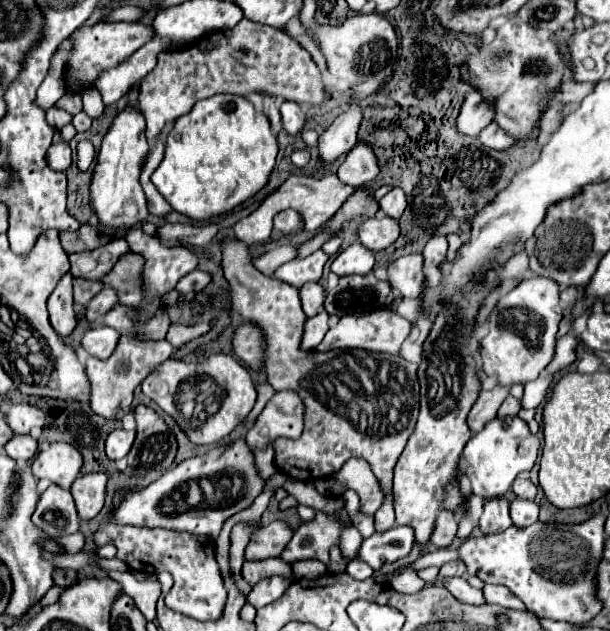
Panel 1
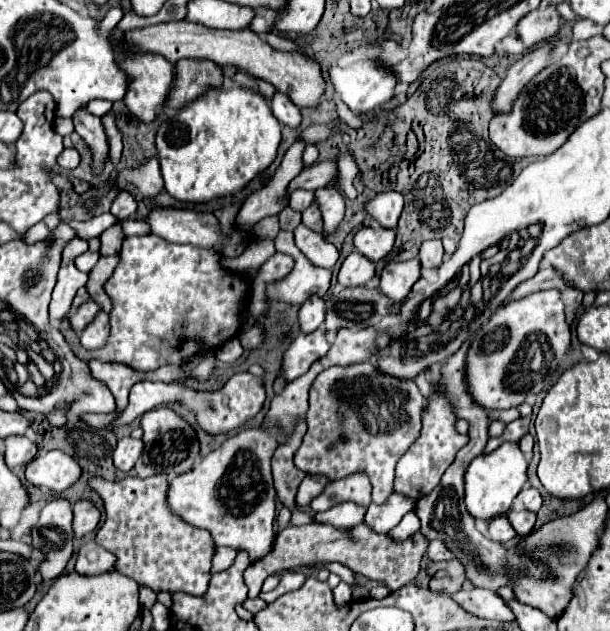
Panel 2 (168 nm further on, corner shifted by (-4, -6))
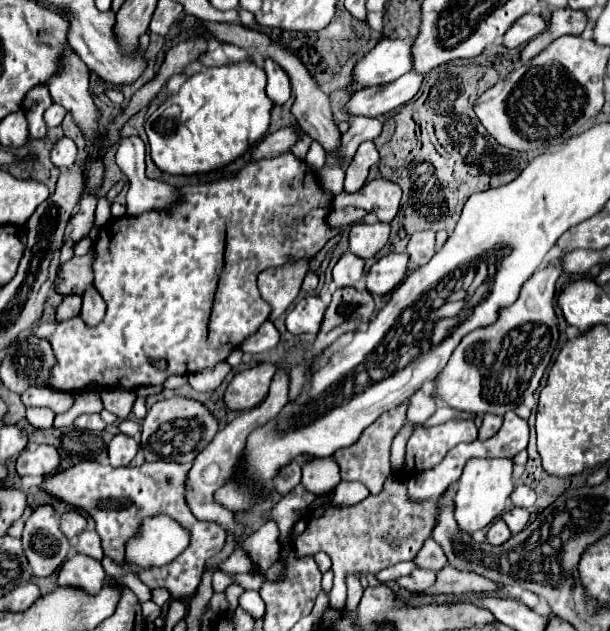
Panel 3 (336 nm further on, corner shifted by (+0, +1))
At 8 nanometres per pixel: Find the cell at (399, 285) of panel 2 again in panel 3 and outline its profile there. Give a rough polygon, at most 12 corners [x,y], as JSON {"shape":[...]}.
{"shape":[[407,254],[377,260],[367,274],[367,290],[393,292],[405,278]]}

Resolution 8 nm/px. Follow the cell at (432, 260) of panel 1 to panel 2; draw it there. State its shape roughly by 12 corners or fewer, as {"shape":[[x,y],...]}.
{"shape":[[423,241],[419,261],[423,269],[441,265],[441,241]]}

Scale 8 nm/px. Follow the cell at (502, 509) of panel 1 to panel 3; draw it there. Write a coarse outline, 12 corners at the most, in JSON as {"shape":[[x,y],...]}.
{"shape":[[501,518],[487,530],[487,542],[499,546],[511,538]]}

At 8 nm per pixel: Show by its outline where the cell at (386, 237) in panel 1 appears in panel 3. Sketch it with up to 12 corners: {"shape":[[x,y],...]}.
{"shape":[[357,222],[349,250],[369,260],[387,244],[389,224]]}

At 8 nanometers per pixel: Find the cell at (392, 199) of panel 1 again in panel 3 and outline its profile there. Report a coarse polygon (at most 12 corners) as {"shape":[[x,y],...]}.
{"shape":[[377,178],[353,194],[335,196],[335,210],[347,206],[375,212],[391,222],[399,210],[401,188]]}

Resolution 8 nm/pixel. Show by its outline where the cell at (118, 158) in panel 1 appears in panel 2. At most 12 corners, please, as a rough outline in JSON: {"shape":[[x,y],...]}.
{"shape":[[119,193],[111,205],[113,215],[133,215],[137,201]]}

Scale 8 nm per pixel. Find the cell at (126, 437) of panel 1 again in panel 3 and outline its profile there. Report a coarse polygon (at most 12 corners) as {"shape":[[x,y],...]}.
{"shape":[[117,434],[107,446],[111,466],[127,466],[137,442]]}

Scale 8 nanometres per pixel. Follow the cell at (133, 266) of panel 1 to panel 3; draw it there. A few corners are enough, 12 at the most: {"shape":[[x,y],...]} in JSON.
{"shape":[[95,250],[61,266],[59,294],[83,294],[93,282]]}

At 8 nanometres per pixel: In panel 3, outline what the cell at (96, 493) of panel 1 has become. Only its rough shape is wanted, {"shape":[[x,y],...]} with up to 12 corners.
{"shape":[[79,510],[61,516],[61,530],[71,540],[87,526]]}

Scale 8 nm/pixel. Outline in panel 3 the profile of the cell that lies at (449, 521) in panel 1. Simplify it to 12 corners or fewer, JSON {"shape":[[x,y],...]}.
{"shape":[[427,538],[415,556],[419,568],[439,572],[447,564],[441,546]]}

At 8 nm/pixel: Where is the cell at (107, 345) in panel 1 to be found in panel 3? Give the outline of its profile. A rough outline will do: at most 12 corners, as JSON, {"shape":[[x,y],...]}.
{"shape":[[93,286],[83,294],[79,316],[97,326],[105,316],[105,302]]}

